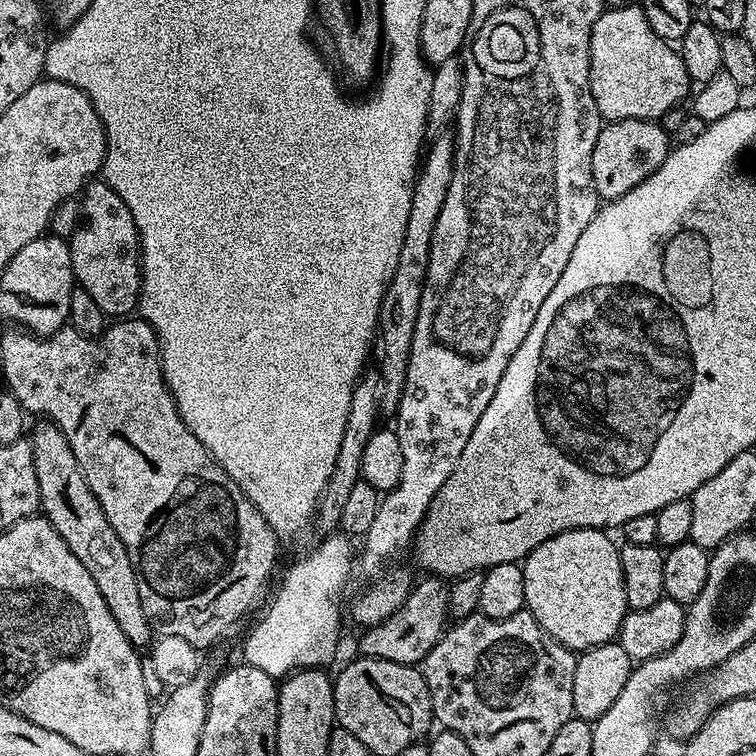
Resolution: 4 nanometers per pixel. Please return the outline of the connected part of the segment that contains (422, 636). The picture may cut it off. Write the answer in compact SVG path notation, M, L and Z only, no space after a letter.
M440 578L424 579L428 580L422 581L421 584L419 581L406 598L406 602L402 602L402 606L398 610L394 610L394 614L390 614L390 618L386 618L386 622L382 622L378 626L367 628L363 631L362 635L364 637L360 640L359 652L361 657L373 656L386 662L398 662L399 664L416 666L423 662L426 654L430 654L430 650L440 641L440 637L444 635L446 625L450 620L448 602L449 585Z

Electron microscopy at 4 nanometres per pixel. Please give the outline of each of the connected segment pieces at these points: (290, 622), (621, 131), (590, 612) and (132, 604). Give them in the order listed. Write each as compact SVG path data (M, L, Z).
M328 534L324 541L313 552L296 560L284 572L284 581L272 600L272 605L264 612L257 628L248 632L244 640L243 663L262 670L274 678L287 678L302 668L323 669L336 656L336 647L340 644L340 608L336 605L336 595L344 588L348 575L354 568L353 541L343 534Z
M613 120L605 123L594 144L592 181L601 201L611 202L630 194L650 174L654 174L666 162L670 151L670 136L655 120Z
M575 528L542 542L529 556L524 557L524 606L562 646L579 654L587 648L611 644L619 637L625 614L630 611L620 565L620 548L607 531L599 528Z
M36 422L33 428L31 425L30 439L34 450L34 470L38 473L40 512L52 523L54 530L62 534L62 542L70 546L74 558L90 570L90 578L94 578L102 598L106 598L106 606L110 606L114 622L122 626L122 634L126 634L137 650L147 649L153 643L154 633L142 610L136 571L126 554L126 546L122 546L114 526L110 526L98 498L90 490L78 466L78 458L74 458L74 450L70 450L70 442L66 442L60 427L51 422Z

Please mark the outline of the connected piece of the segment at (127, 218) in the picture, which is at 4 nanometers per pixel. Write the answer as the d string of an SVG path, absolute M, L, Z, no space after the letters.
M96 178L85 187L82 195L78 200L80 206L80 215L82 217L80 224L74 230L74 234L70 237L68 249L70 250L70 262L72 263L73 281L81 288L86 290L86 294L90 294L90 298L94 298L94 302L98 302L98 306L103 310L105 317L108 318L128 318L137 311L140 303L140 235L134 226L134 217L130 214L126 202L122 202L122 198L118 198L118 194L114 194L114 190L109 184L104 183L103 179Z

